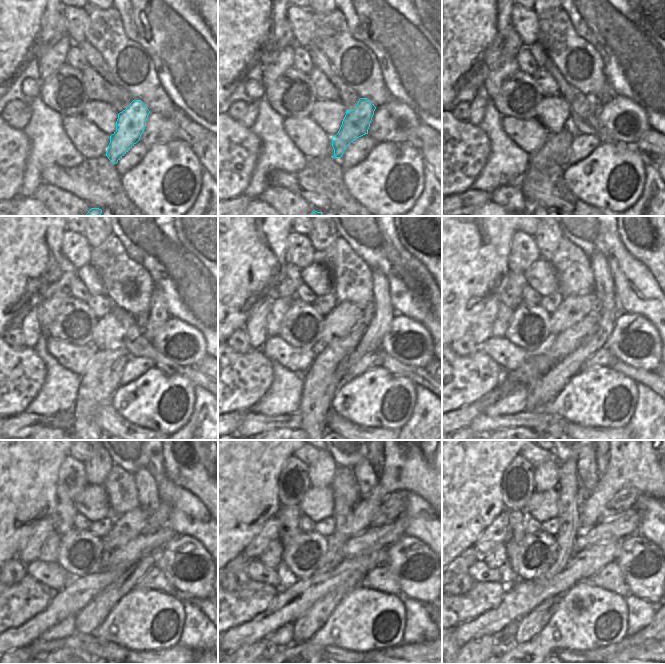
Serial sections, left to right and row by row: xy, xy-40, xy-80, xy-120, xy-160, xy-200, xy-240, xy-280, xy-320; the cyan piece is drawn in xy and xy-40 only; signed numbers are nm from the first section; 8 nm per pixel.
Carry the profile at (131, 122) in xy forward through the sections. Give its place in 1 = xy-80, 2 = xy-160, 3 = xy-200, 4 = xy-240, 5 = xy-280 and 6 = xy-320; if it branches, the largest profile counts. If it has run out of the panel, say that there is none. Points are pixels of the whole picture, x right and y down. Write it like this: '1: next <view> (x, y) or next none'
1: next xy-80 (593, 106)
2: next xy-160 (367, 313)
3: next xy-200 (596, 306)
4: next xy-240 (159, 517)
5: next xy-280 (393, 507)
6: next xy-320 (625, 498)

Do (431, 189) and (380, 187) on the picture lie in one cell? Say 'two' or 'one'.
two

